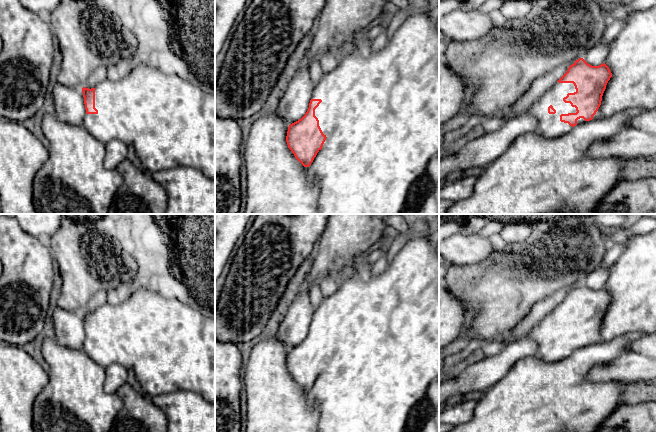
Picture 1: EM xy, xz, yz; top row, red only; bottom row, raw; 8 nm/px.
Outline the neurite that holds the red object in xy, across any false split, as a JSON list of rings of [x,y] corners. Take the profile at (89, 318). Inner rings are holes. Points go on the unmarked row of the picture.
[[[104,214],[98,223],[98,227],[108,235],[111,243],[116,248],[121,249],[125,254],[134,259],[136,263],[136,275],[133,280],[121,282],[114,289],[119,299],[116,304],[106,302],[94,312],[82,312],[86,333],[86,339],[82,350],[100,366],[107,367],[111,364],[120,364],[127,370],[133,370],[141,386],[142,393],[148,397],[169,394],[179,390],[187,390],[201,395],[209,403],[215,404],[215,313],[210,310],[205,310],[199,305],[199,303],[191,296],[188,287],[183,283],[181,277],[176,273],[173,268],[175,260],[169,239],[157,226],[152,214]]]

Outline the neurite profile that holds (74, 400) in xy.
[[[44,338],[41,351],[49,366],[50,379],[33,405],[34,432],[109,432],[116,415],[123,407],[123,401],[116,393],[107,393],[104,390],[105,367],[97,364],[82,349],[64,347],[55,339]]]

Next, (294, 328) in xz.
[[[299,290],[280,324],[277,338],[288,348],[301,343],[309,332],[314,311],[310,292]]]

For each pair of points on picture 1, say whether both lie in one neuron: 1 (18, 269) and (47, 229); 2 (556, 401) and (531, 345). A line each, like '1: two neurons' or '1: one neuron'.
1: two neurons
2: two neurons

